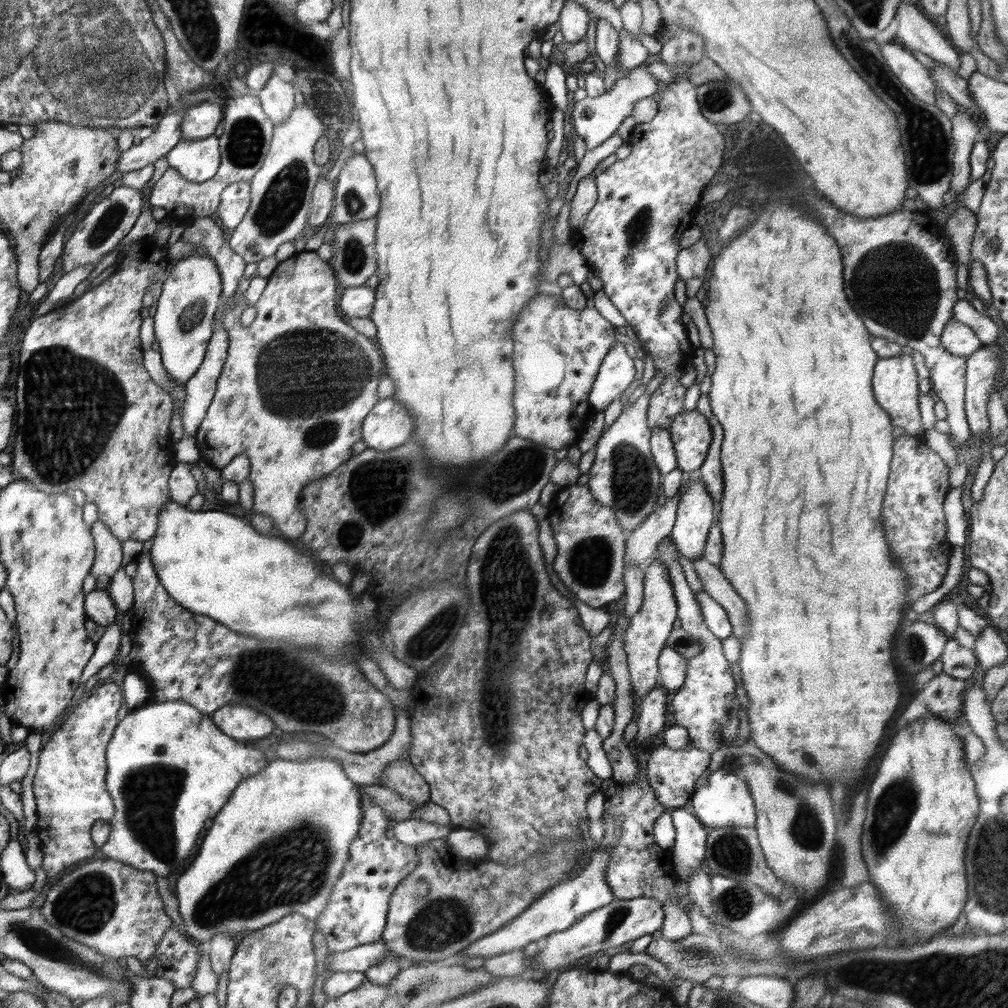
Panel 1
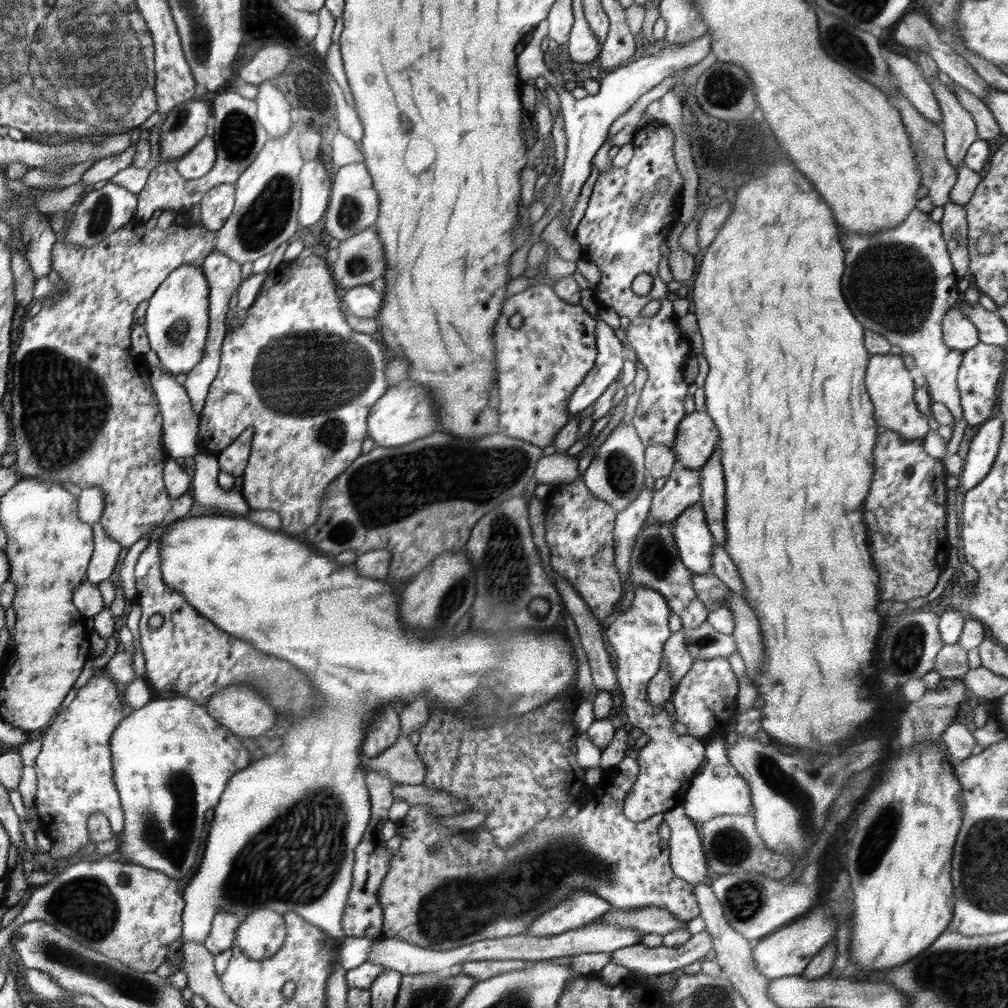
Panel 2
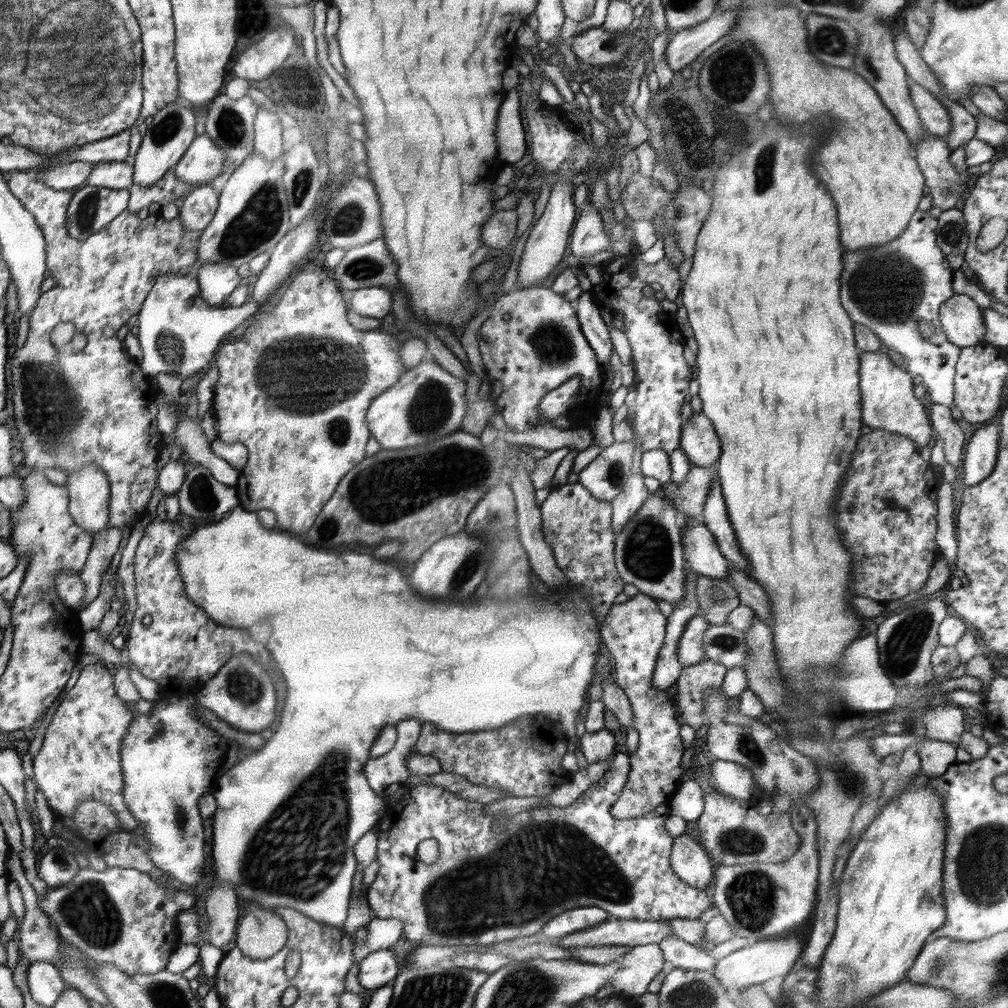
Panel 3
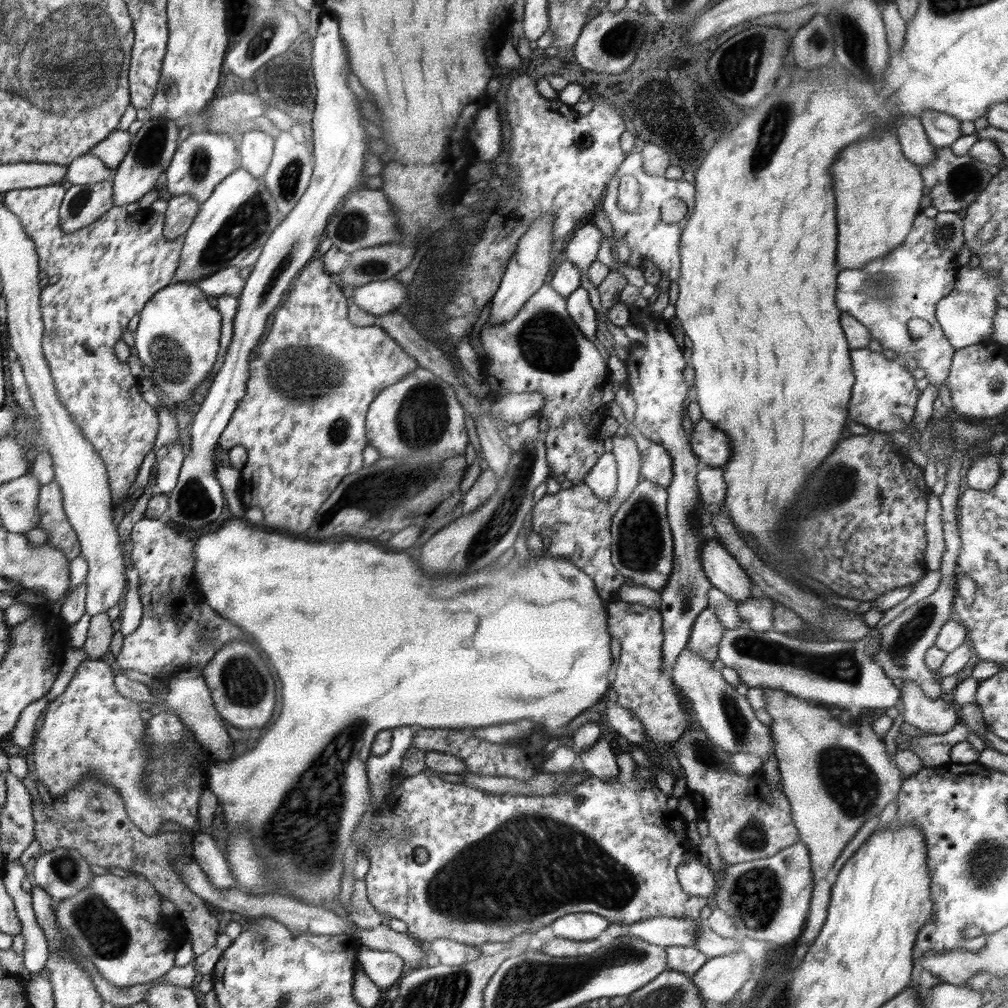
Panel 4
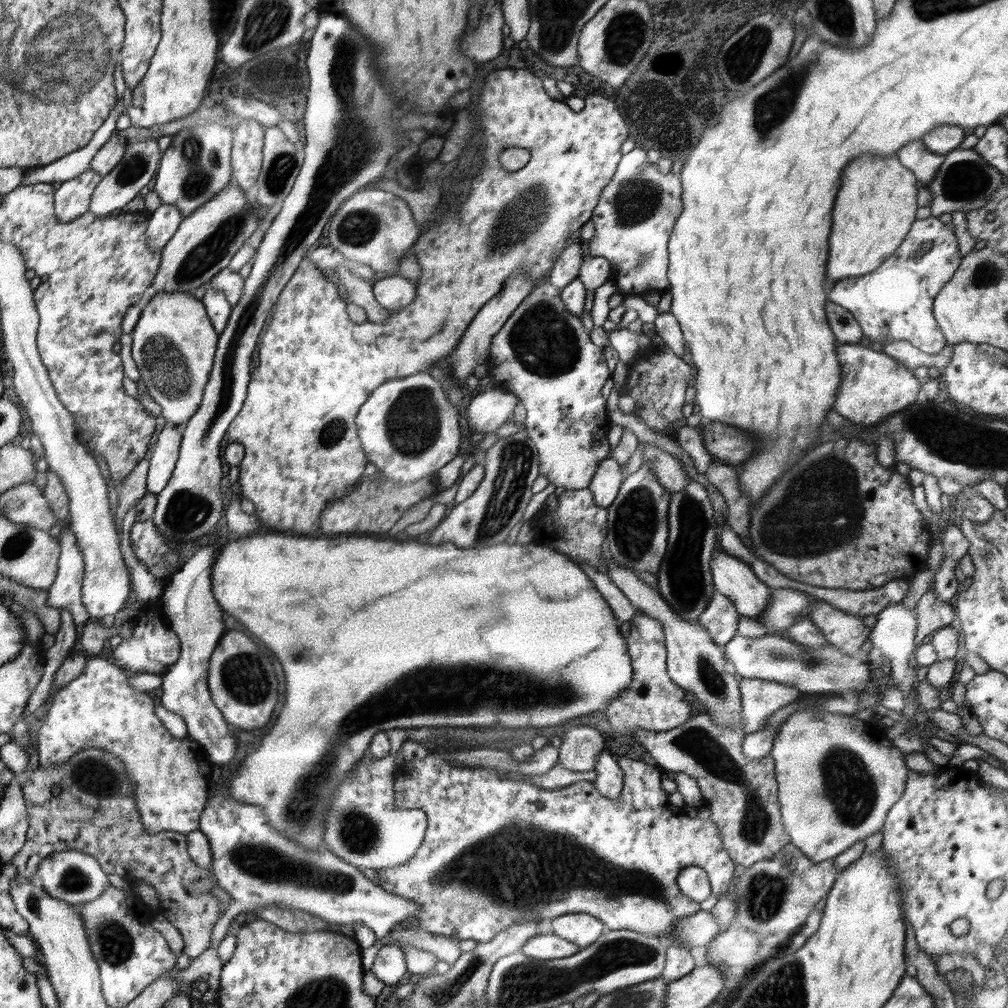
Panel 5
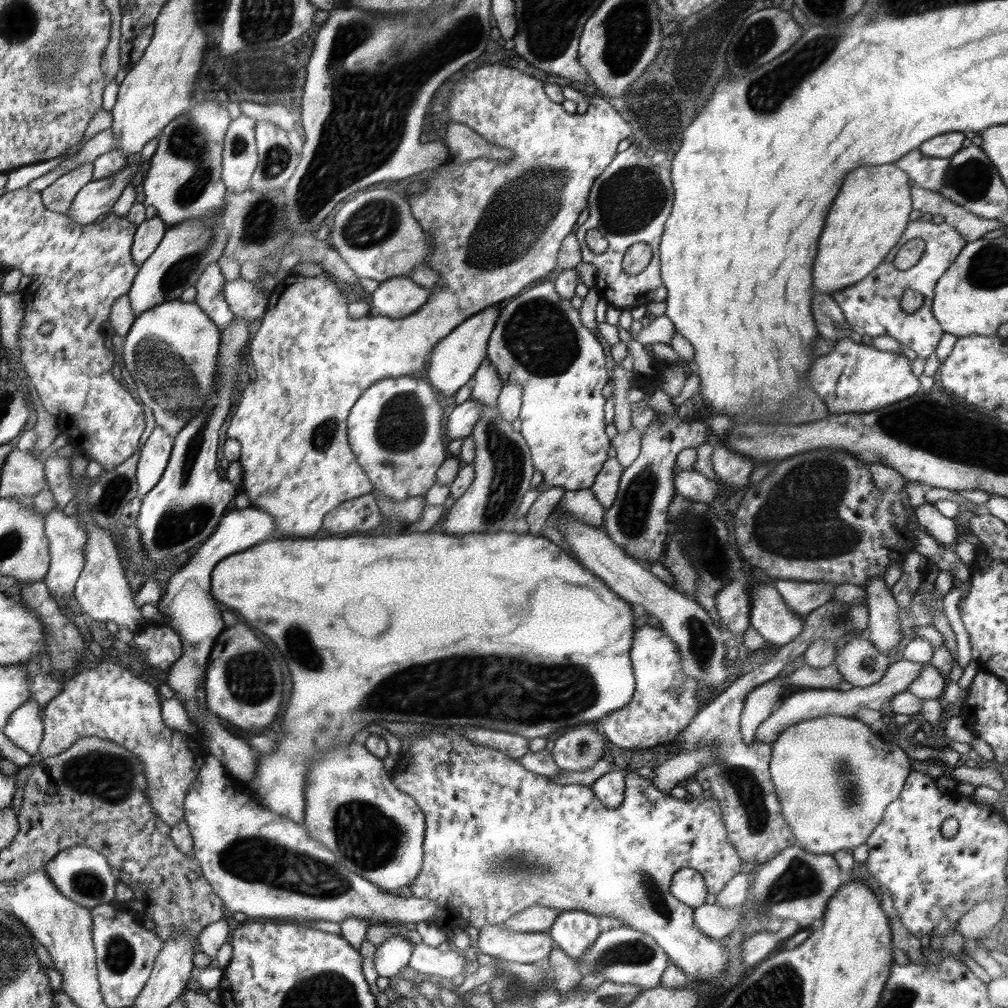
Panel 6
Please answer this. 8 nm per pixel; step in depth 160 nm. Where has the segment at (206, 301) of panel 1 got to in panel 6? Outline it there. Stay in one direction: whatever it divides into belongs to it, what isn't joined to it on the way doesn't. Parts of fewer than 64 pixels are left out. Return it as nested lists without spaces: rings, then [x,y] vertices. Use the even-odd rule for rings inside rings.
[[[176,299],[161,302],[138,314],[128,334],[123,338],[122,358],[126,370],[136,384],[140,401],[152,410],[156,424],[173,439],[188,421],[200,414],[204,404],[210,400],[209,394],[216,384],[215,372],[218,366],[221,331],[195,302]]]

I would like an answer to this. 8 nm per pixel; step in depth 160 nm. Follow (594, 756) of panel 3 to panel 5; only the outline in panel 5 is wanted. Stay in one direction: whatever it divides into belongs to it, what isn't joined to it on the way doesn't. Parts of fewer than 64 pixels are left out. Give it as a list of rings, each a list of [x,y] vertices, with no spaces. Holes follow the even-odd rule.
[[[608,749],[598,755],[594,770],[597,774],[593,782],[595,787],[606,798],[616,801],[624,789],[625,773]]]

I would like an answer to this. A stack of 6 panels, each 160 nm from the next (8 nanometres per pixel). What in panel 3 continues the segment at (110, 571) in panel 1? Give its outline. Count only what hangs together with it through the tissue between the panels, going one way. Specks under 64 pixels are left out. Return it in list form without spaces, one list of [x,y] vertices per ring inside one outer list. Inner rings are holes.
[[[110,527],[93,536],[93,543],[83,569],[79,573],[85,586],[85,597],[79,608],[74,608],[78,614],[85,609],[99,594],[103,574],[109,568],[114,554],[118,550],[120,540],[125,533],[119,528]]]

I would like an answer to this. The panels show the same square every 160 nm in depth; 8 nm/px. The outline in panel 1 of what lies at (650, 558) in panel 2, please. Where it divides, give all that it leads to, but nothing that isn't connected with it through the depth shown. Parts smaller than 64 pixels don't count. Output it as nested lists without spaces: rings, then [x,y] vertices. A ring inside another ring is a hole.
[[[669,537],[665,538],[653,559],[658,558],[669,570],[669,579],[675,590],[677,602],[677,618],[680,619],[682,628],[696,637],[701,645],[701,650],[696,656],[687,659],[688,668],[684,684],[672,694],[672,708],[674,708],[674,724],[684,726],[689,732],[689,740],[700,750],[713,753],[726,746],[742,746],[744,743],[738,737],[740,719],[738,711],[741,705],[735,693],[735,678],[731,673],[731,663],[724,656],[721,639],[719,639],[704,622],[700,605],[695,597],[695,592],[689,587],[682,565],[676,556],[677,548]]]

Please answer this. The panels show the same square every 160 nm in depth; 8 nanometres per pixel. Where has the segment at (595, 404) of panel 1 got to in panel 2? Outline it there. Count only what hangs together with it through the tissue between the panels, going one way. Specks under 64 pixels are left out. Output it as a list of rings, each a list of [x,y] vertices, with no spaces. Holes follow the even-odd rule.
[[[595,318],[595,321],[597,358],[594,368],[576,387],[573,396],[566,401],[568,414],[580,413],[593,406],[622,373],[625,360],[622,342],[616,337],[615,330],[602,319]]]

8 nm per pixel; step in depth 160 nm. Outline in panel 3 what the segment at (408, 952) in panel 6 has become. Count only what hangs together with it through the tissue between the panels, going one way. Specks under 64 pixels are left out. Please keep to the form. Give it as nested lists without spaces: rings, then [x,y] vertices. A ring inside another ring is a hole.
[[[378,950],[368,954],[360,962],[357,977],[359,983],[368,991],[395,980],[400,968],[396,956],[390,950]]]

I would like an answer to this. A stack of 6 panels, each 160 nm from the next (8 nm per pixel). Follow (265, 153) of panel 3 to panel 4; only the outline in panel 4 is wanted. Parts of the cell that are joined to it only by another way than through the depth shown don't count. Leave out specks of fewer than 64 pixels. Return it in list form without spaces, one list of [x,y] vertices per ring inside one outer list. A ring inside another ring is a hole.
[[[256,129],[241,135],[237,146],[242,155],[241,168],[251,172],[255,179],[262,179],[274,153],[274,141],[272,135]]]

